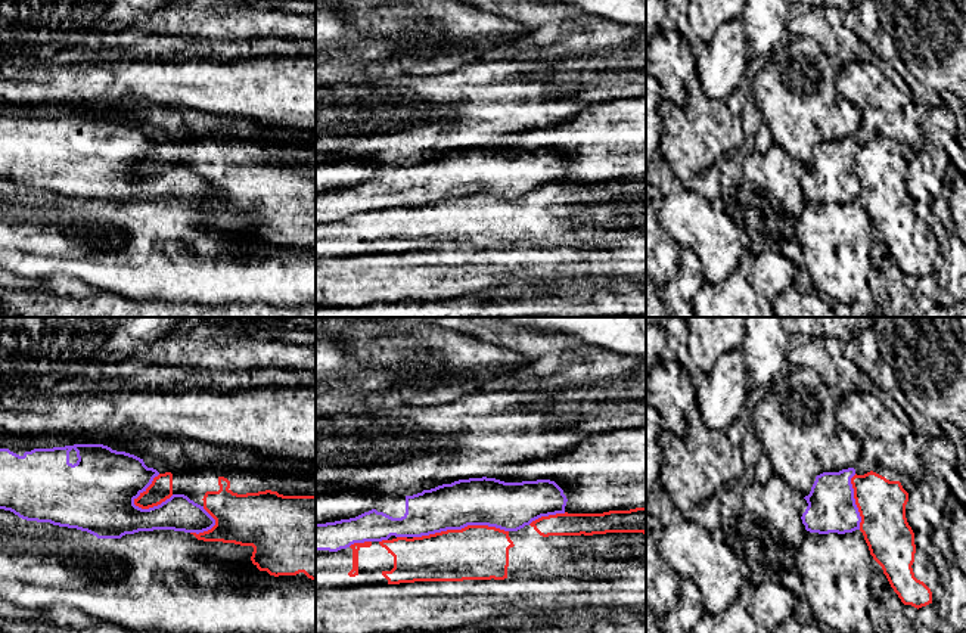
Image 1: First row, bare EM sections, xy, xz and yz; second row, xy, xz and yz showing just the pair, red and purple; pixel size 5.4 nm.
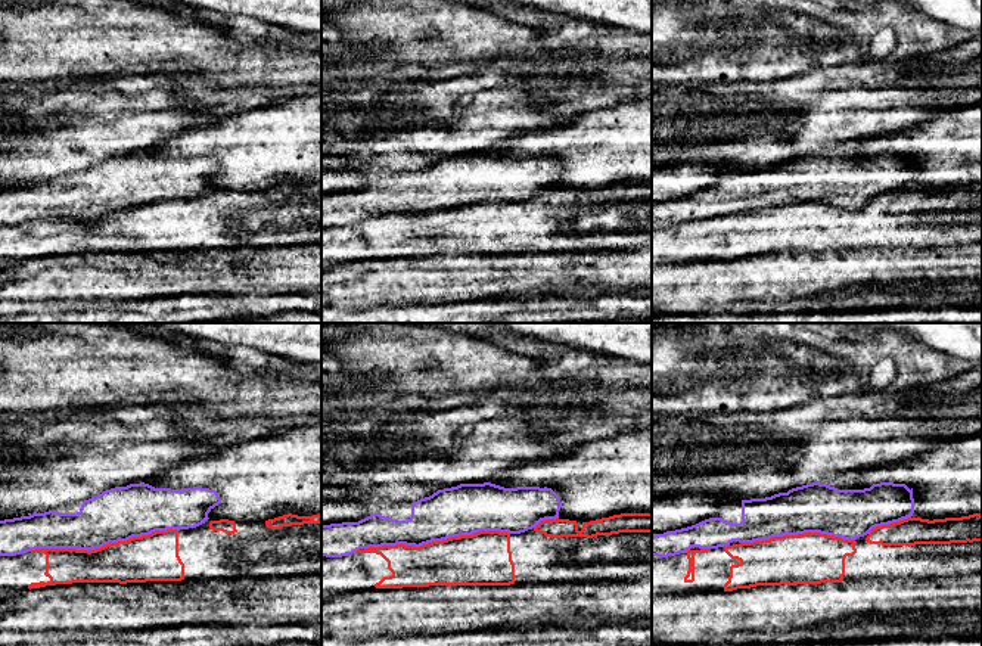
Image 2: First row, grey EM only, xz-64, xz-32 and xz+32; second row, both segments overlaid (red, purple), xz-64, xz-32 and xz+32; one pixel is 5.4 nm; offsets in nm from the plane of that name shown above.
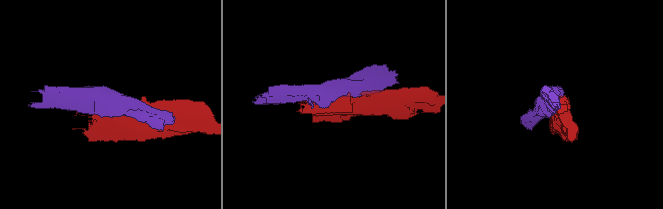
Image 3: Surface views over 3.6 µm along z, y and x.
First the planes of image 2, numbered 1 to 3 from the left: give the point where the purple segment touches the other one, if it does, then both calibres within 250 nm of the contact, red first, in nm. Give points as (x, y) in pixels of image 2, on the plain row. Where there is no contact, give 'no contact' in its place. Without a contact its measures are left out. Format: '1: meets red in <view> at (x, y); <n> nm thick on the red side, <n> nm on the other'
1: meets red in xz-64 at (103, 216); 260 nm thick on the red side, 300 nm on the other
2: meets red in xz-32 at (437, 211); 280 nm thick on the red side, 280 nm on the other
3: meets red in xz+32 at (798, 204); 280 nm thick on the red side, 280 nm on the other

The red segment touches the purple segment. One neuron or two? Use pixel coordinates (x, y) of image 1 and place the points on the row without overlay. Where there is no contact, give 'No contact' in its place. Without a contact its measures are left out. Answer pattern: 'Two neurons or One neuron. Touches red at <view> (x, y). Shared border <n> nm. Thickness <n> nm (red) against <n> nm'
Two neurons. Touches red at xz (462, 198). Shared border 500 nm. Thickness 300 nm (red) against 260 nm

